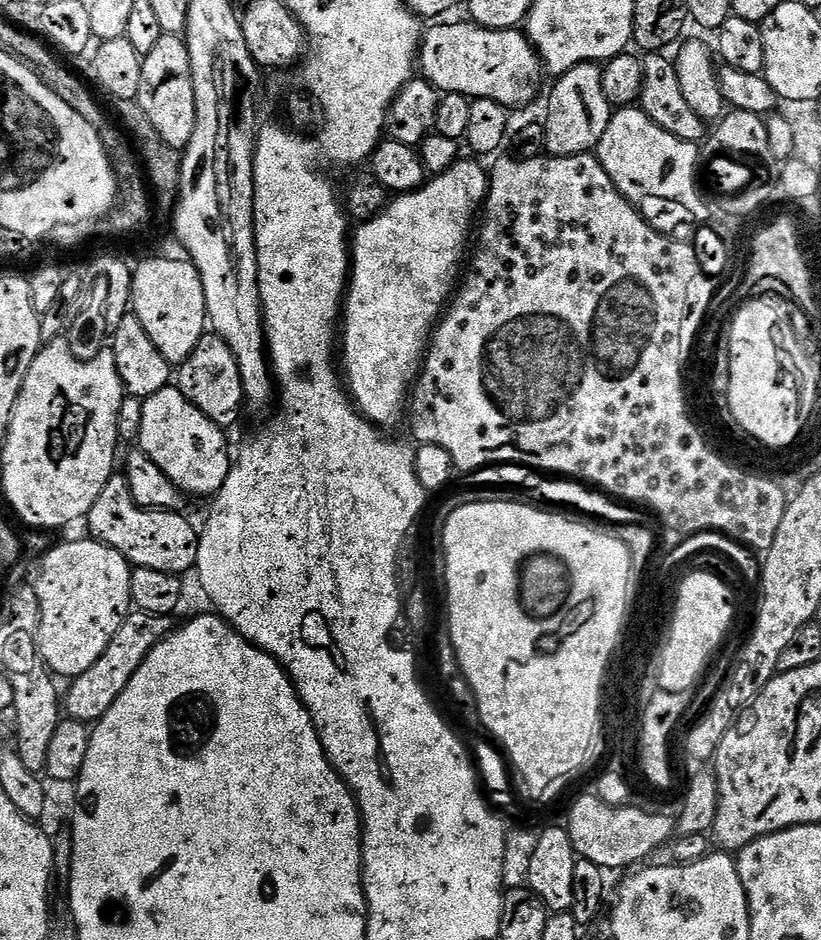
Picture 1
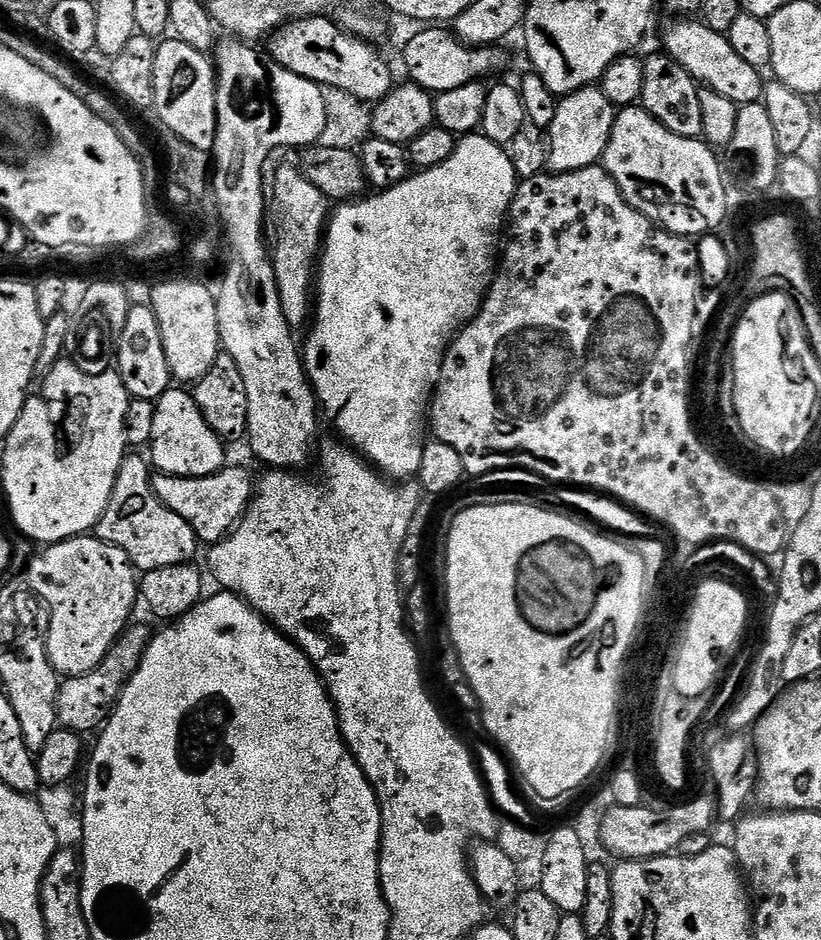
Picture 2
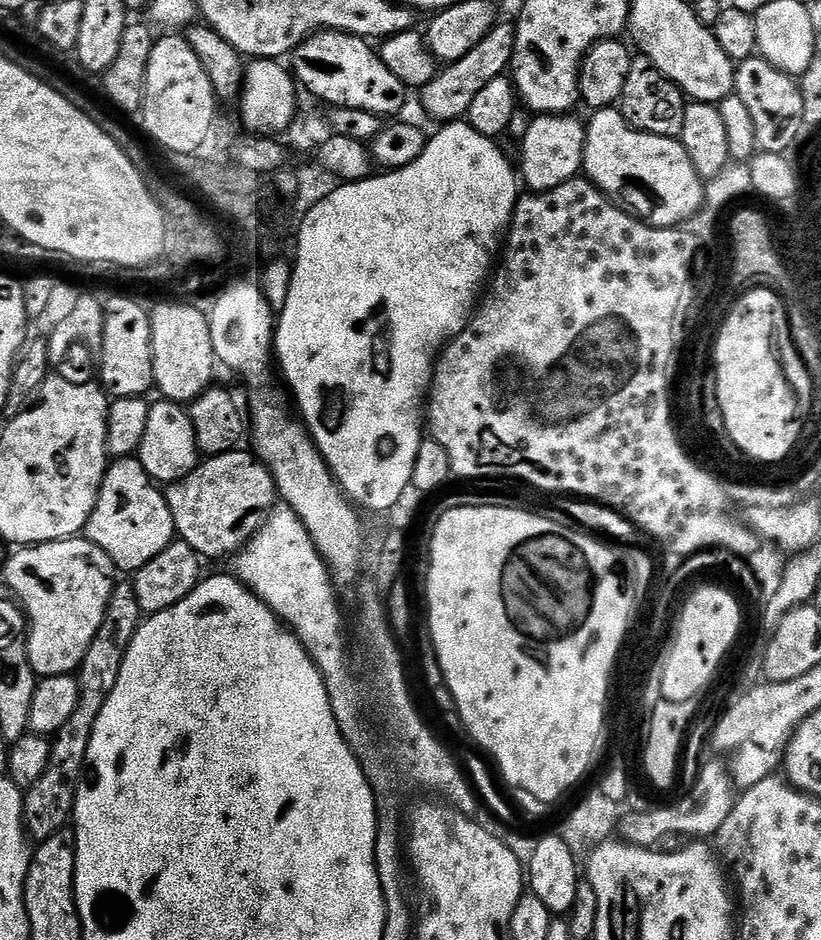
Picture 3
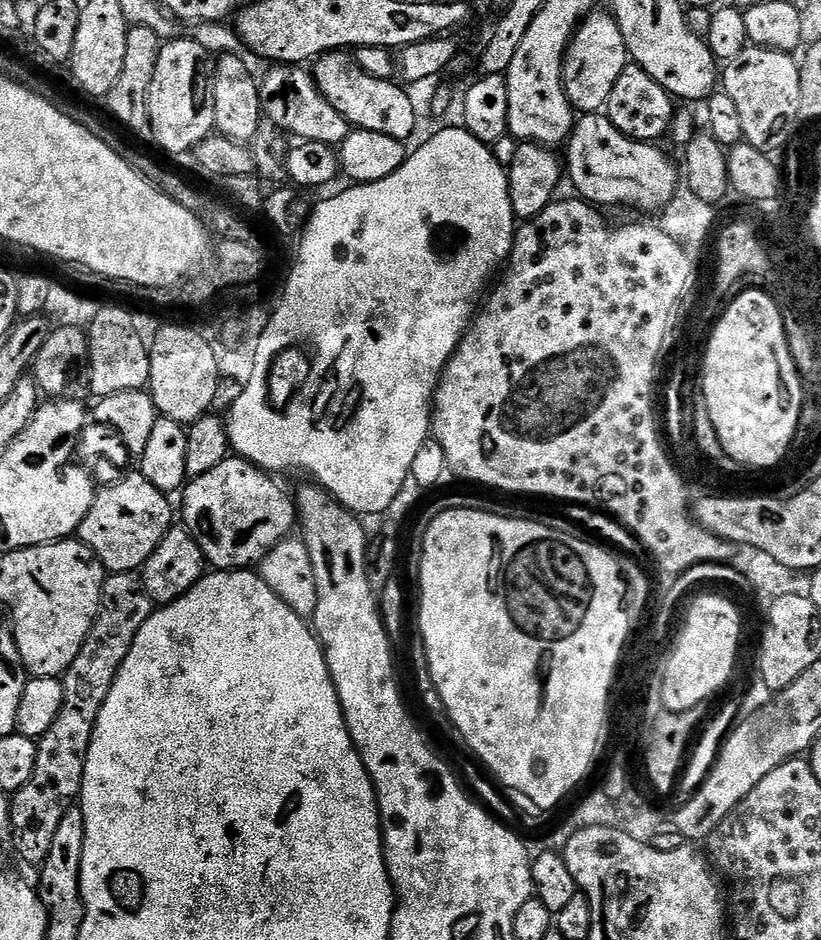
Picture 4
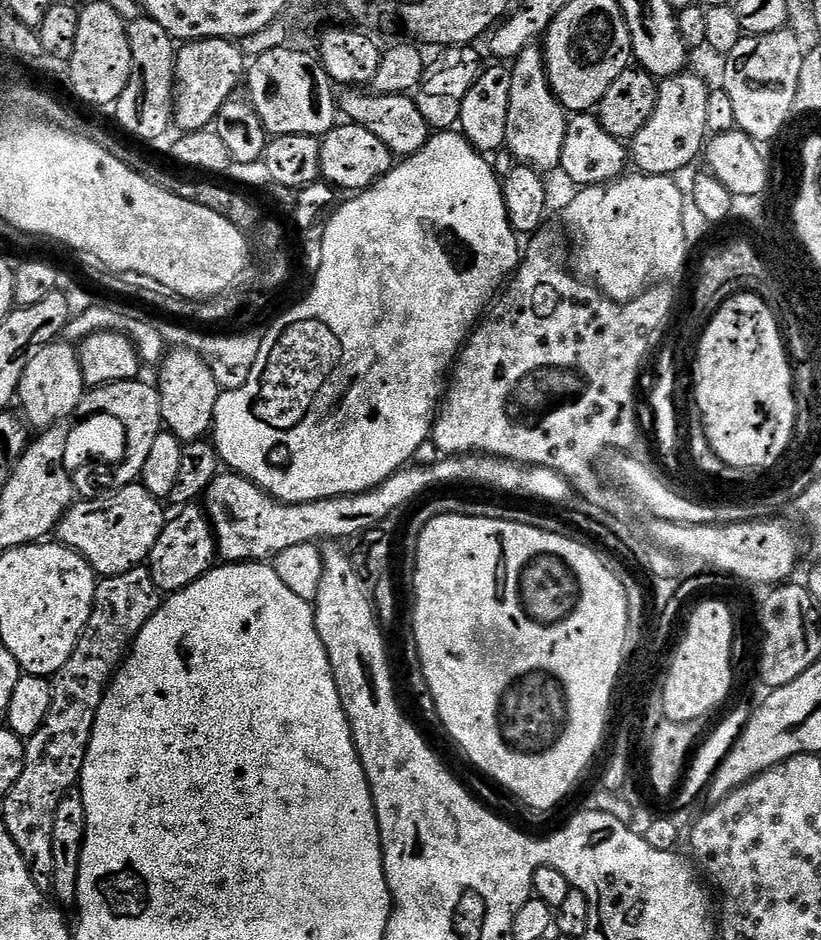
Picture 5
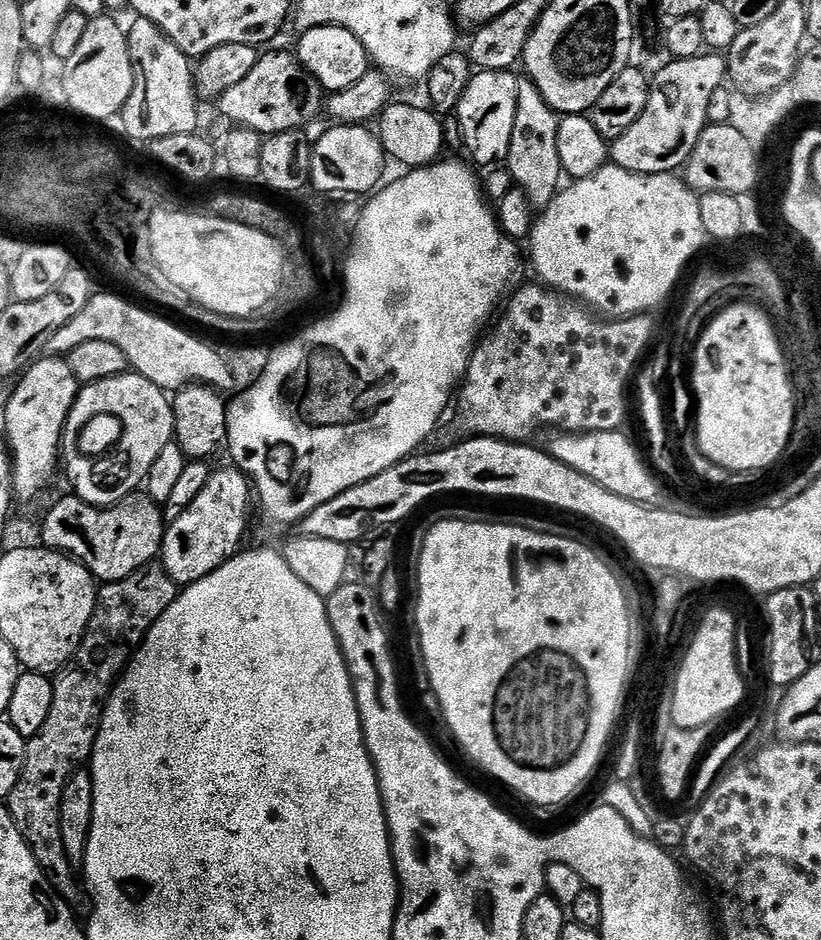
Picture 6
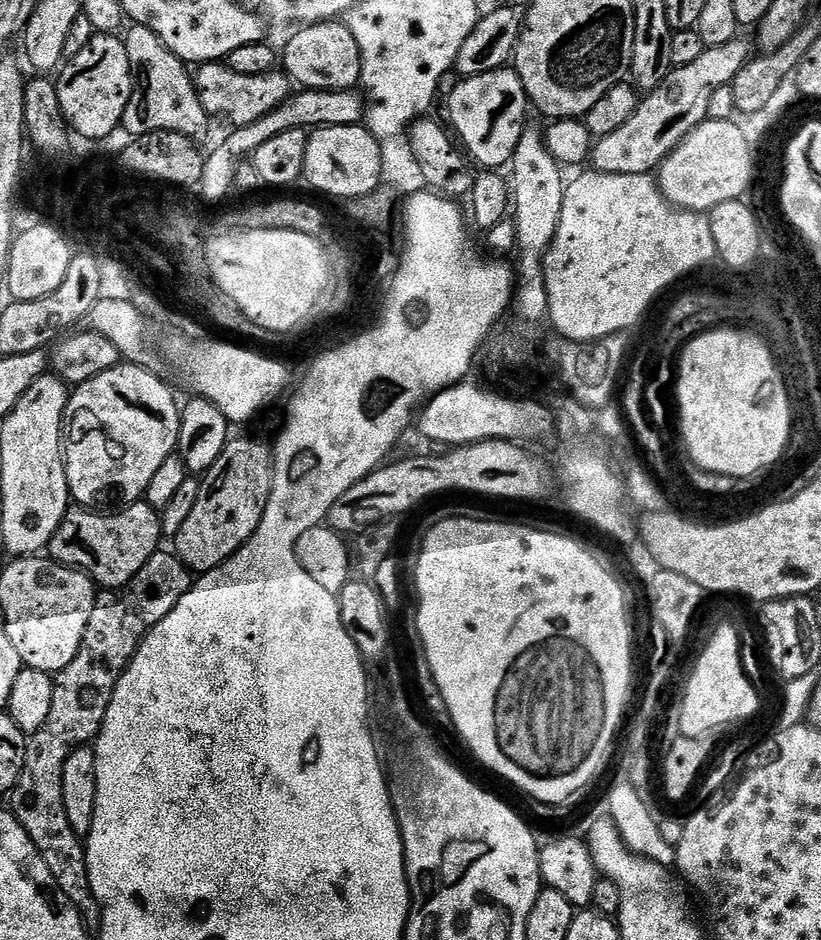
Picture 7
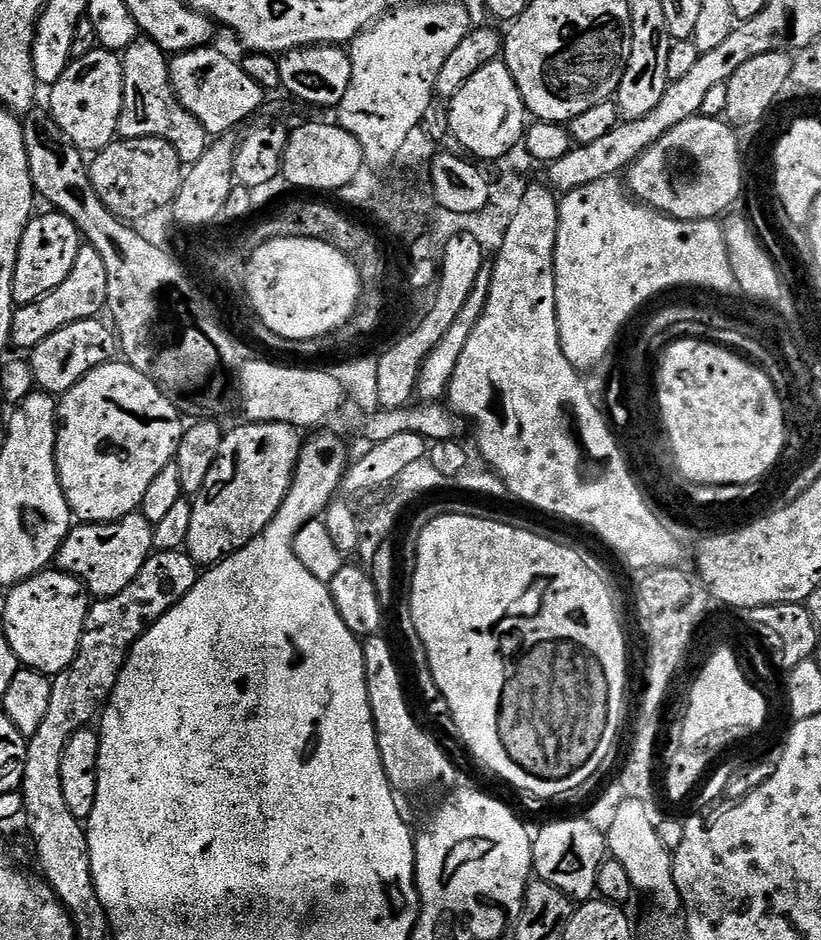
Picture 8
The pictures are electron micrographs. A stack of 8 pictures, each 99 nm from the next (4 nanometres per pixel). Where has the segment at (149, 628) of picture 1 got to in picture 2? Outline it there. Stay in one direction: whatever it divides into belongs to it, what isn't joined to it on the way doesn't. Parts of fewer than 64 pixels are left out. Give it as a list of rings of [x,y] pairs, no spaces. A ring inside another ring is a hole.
[[[129,627],[117,639],[94,670],[81,676],[67,677],[57,687],[54,701],[54,720],[61,729],[85,734],[84,732],[90,731],[92,727],[95,729],[105,719],[106,713],[116,703],[120,691],[124,689],[125,682],[132,677],[133,670],[140,663],[140,656],[150,639],[150,632],[147,632],[146,629],[131,628]]]

